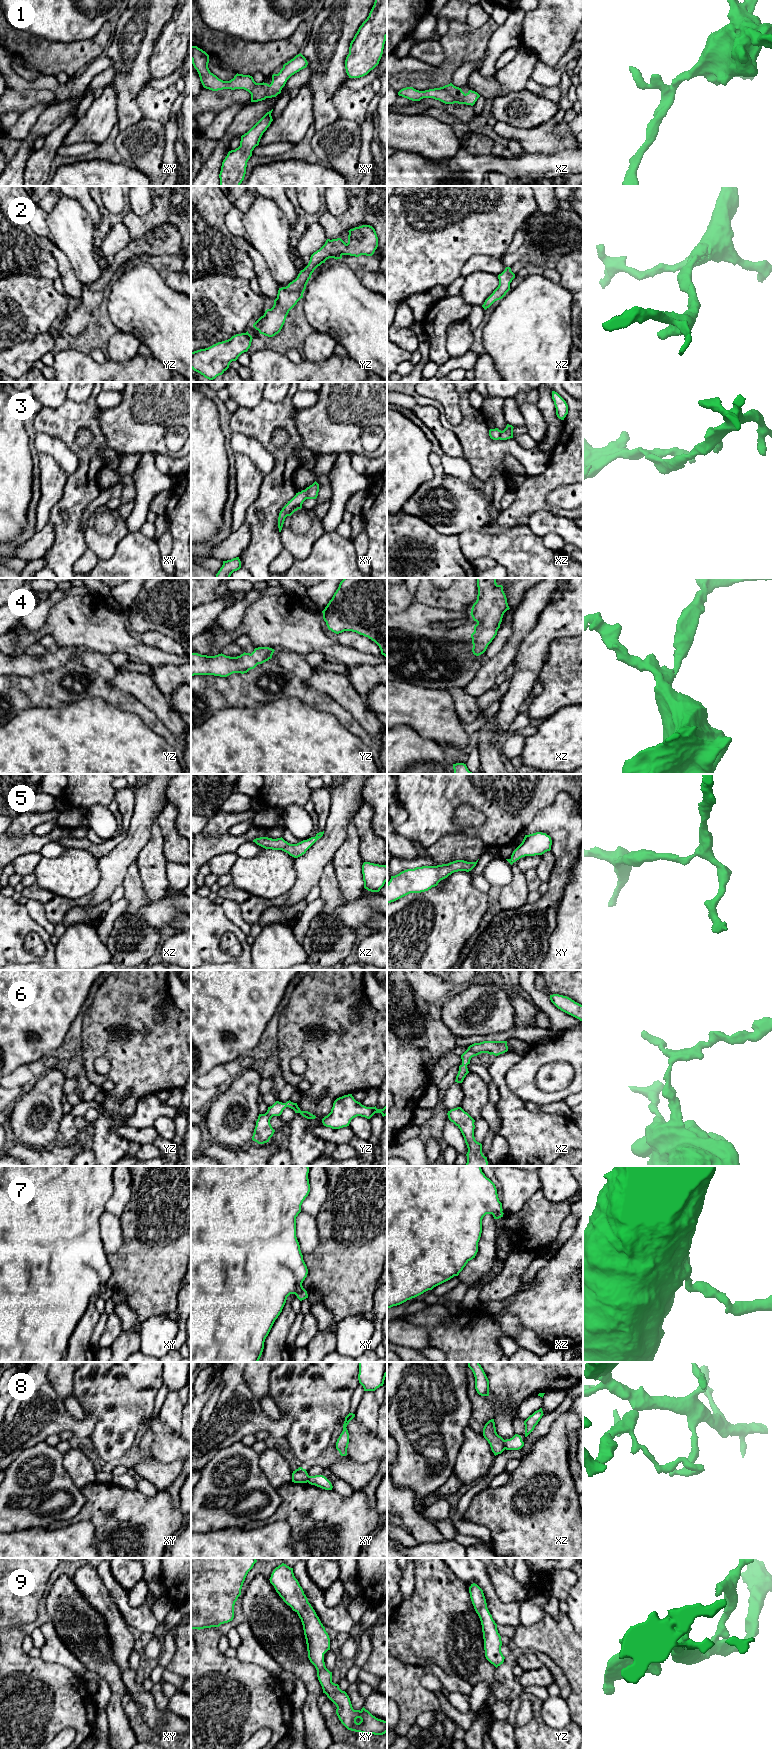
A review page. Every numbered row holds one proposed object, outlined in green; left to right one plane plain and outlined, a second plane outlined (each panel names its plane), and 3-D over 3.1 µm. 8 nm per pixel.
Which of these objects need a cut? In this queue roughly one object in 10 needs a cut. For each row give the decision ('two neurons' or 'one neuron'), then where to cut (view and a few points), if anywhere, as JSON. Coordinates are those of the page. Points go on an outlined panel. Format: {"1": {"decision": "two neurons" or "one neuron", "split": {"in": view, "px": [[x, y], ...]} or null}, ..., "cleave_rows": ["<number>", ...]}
{"1": {"decision": "one neuron", "split": null}, "2": {"decision": "one neuron", "split": null}, "3": {"decision": "one neuron", "split": null}, "4": {"decision": "one neuron", "split": null}, "5": {"decision": "one neuron", "split": null}, "6": {"decision": "one neuron", "split": null}, "7": {"decision": "one neuron", "split": null}, "8": {"decision": "two neurons", "split": {"in": "xz", "px": [[503, 1440], [505, 1448]]}}, "9": {"decision": "one neuron", "split": null}, "cleave_rows": ["8"]}

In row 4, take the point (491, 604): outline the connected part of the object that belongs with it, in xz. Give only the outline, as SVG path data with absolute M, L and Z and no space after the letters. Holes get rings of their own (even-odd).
M477 578L478 595L477 600L471 609L471 616L477 624L474 626L474 632L471 634L472 638L472 652L479 656L483 654L488 645L497 635L500 628L504 613L509 610L506 595L503 591L503 586L496 583L496 578Z

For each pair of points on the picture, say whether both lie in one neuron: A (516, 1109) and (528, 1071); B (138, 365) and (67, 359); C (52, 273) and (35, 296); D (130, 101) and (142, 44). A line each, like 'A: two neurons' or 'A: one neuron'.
A: two neurons
B: one neuron
C: two neurons
D: one neuron

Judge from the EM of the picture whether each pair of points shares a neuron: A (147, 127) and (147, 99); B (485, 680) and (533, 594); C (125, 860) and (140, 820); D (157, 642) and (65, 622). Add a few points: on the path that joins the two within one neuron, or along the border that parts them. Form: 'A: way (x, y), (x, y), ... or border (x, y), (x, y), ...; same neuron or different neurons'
A: border (143, 117), (155, 119), (164, 125); different neurons
B: way (503, 659), (516, 639), (526, 615); same neuron
C: way (127, 850), (136, 839), (139, 830); same neuron
D: border (141, 640), (145, 644), (162, 651); different neurons

